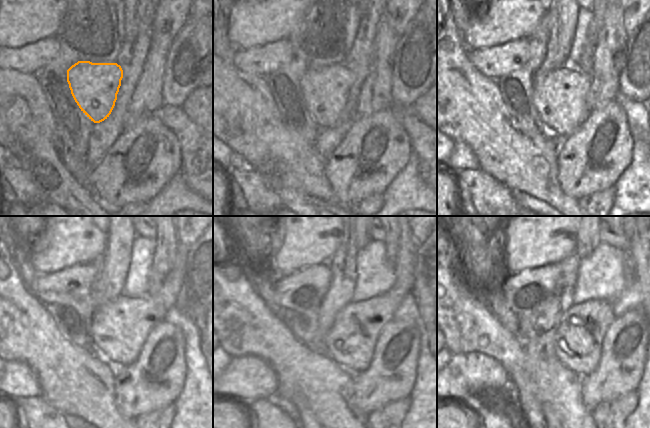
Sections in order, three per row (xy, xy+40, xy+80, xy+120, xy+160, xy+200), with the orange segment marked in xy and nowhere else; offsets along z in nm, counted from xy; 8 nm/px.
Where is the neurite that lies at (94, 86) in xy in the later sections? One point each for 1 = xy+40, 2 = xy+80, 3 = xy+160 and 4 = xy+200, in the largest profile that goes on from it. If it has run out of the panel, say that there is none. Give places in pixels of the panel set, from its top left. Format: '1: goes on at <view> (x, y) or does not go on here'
1: goes on at xy+40 (325, 89)
2: goes on at xy+80 (560, 96)
3: goes on at xy+160 (351, 340)
4: goes on at xy+200 (577, 343)

